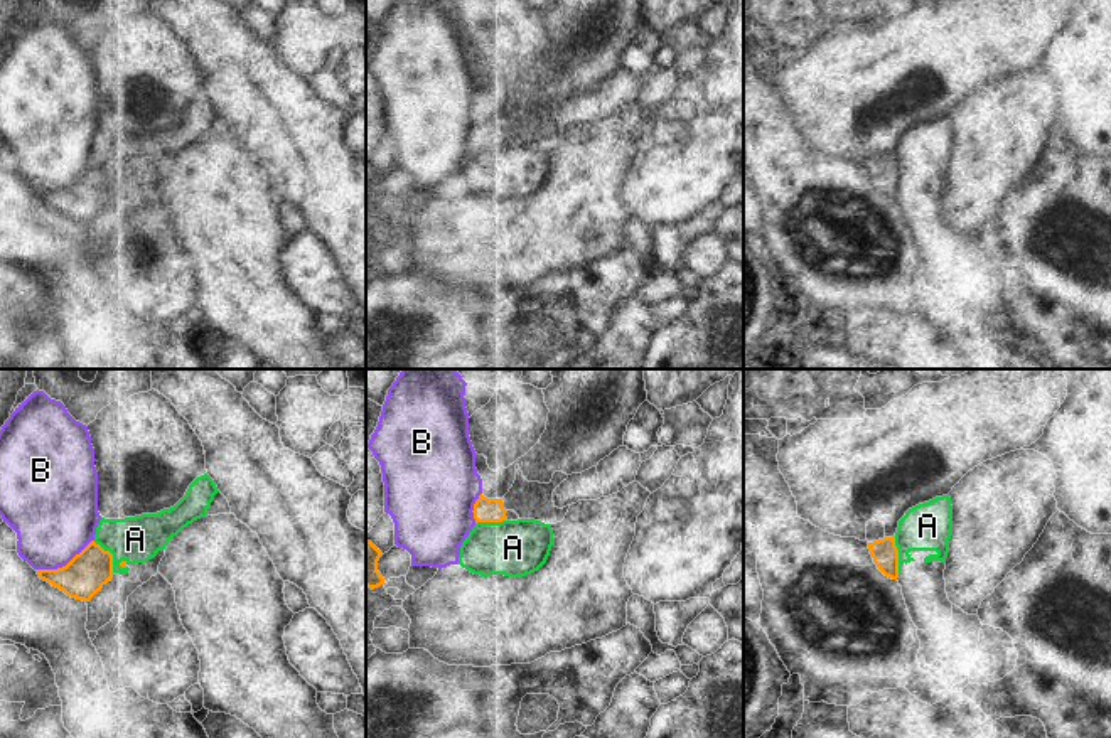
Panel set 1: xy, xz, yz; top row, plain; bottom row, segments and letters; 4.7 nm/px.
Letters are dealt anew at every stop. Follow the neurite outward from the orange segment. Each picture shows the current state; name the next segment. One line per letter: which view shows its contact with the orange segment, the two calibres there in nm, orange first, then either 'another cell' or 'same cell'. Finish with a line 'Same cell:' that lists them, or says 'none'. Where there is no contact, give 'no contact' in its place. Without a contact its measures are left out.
A: xy | 200/220 nm | another cell
B: xy | 200/400 nm | another cell
Same cell: none

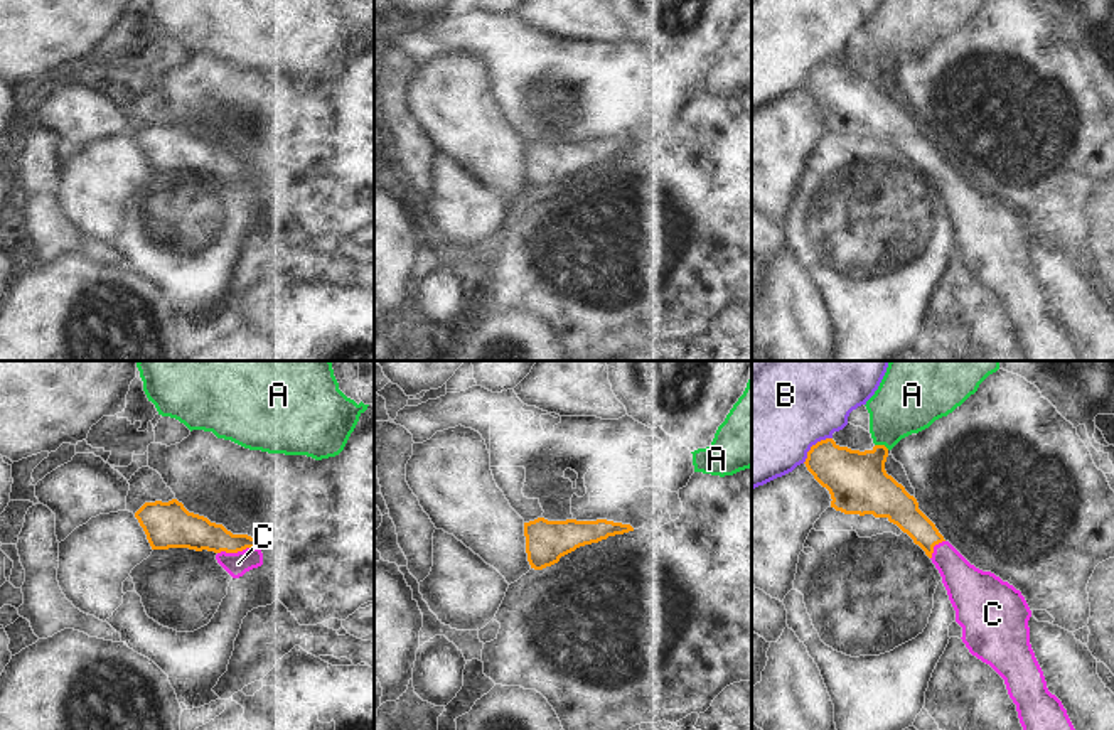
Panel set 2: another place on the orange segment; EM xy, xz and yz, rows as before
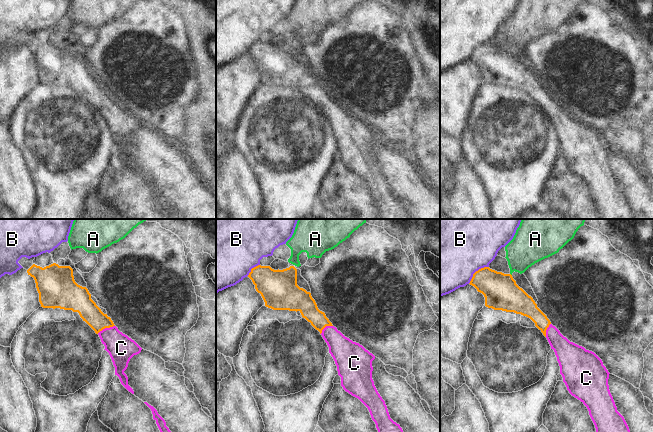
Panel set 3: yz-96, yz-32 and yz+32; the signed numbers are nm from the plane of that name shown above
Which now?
A: yz | 280/300 nm | another cell
B: yz | 260/500 nm | another cell
C: xy | 170/110 nm | same cell
Same cell: C

